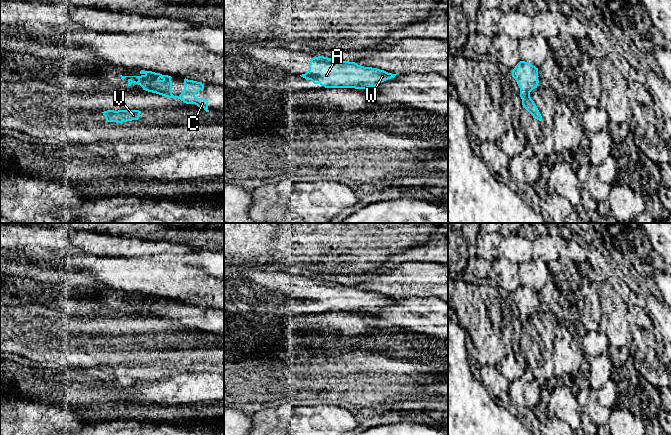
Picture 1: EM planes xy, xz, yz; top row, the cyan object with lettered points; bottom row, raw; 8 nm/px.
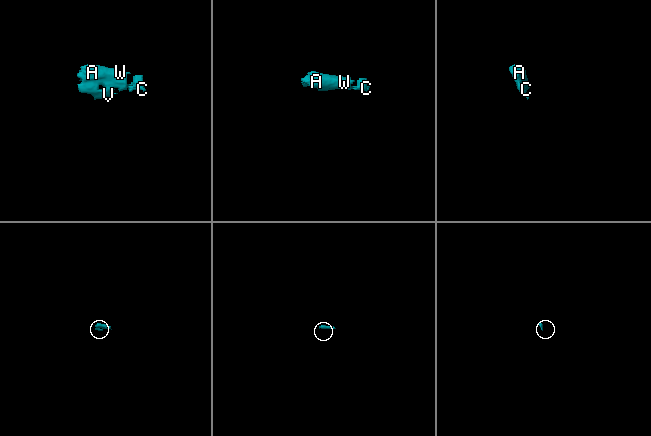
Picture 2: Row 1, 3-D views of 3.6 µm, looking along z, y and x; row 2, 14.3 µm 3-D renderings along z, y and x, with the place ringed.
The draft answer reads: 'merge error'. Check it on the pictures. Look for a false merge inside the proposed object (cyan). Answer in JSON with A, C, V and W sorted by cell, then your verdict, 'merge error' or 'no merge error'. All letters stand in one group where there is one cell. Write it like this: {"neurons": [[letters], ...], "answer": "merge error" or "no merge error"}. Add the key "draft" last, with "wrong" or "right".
{"neurons": [["A", "C", "V", "W"]], "answer": "no merge error", "draft": "wrong"}

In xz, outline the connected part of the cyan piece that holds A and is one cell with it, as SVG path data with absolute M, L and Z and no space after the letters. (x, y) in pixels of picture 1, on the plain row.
M318 280L310 283L309 294L300 300L325 312L367 313L396 299L355 286Z

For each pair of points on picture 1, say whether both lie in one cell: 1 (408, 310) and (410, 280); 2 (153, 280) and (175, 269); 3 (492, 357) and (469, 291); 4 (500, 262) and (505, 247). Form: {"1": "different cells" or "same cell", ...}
{"1": "different cells", "2": "same cell", "3": "same cell", "4": "different cells"}

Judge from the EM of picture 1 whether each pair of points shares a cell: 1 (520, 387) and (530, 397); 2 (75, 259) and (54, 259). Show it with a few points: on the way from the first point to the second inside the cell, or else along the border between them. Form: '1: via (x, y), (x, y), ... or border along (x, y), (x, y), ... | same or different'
1: via (523, 390), (527, 394) | same
2: via (70, 259), (59, 259) | same

